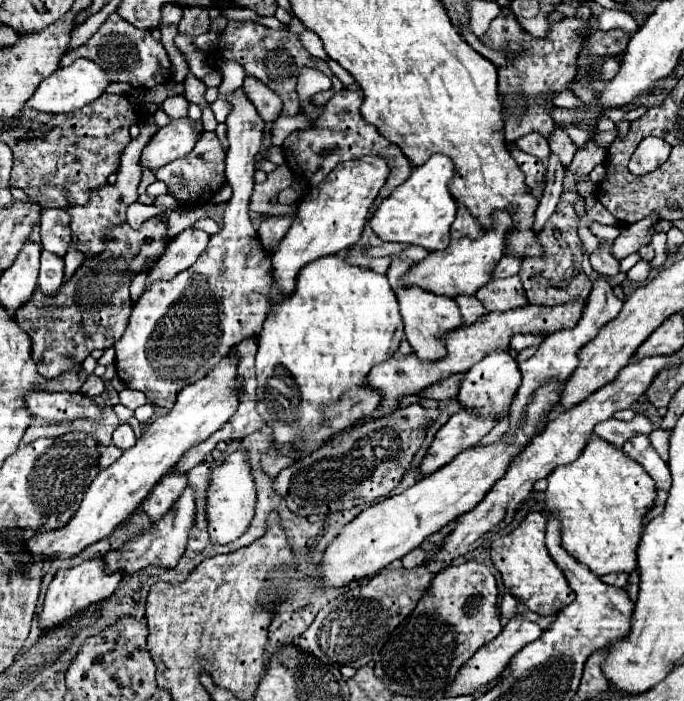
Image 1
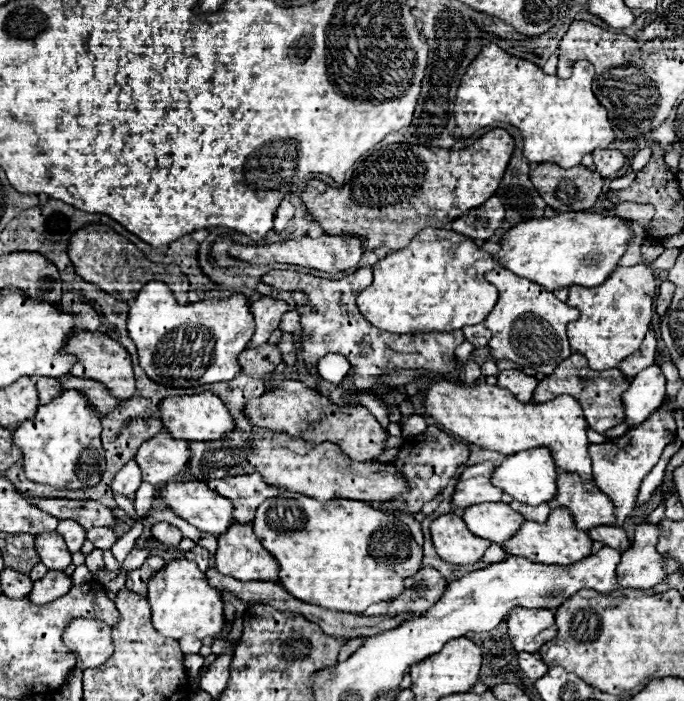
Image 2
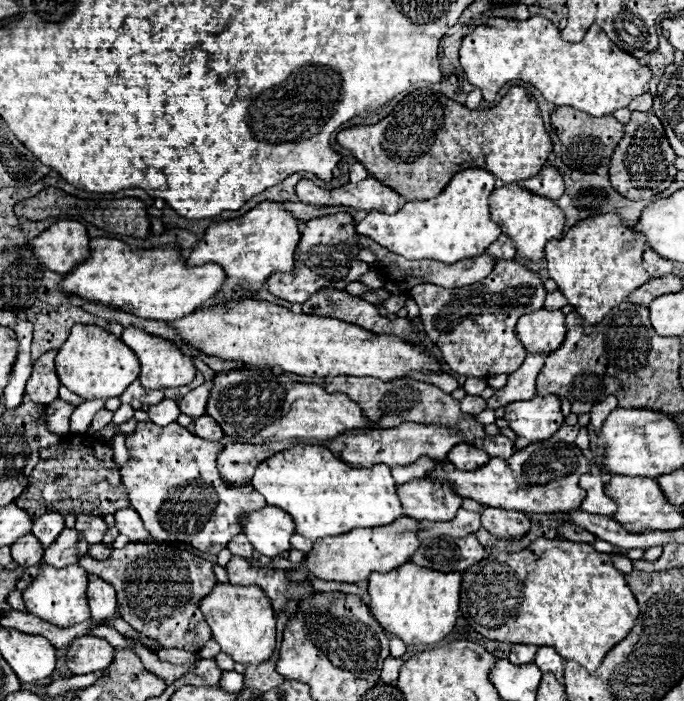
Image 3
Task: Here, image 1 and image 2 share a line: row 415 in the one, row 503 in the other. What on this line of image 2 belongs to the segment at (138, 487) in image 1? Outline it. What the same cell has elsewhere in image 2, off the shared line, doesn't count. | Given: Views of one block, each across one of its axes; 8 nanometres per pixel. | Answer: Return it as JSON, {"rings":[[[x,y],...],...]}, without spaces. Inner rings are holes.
{"rings":[[[170,482],[160,498],[172,512],[204,534],[226,534],[232,526],[234,504],[214,494],[204,482]]]}

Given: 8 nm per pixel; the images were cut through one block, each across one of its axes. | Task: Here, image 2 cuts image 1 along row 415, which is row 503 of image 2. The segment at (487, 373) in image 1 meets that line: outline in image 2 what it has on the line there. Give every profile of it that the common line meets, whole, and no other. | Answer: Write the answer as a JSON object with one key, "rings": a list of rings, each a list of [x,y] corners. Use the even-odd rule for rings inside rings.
{"rings":[[[484,502],[464,508],[462,514],[470,532],[496,544],[510,540],[522,526],[522,514],[516,514],[506,502]]]}

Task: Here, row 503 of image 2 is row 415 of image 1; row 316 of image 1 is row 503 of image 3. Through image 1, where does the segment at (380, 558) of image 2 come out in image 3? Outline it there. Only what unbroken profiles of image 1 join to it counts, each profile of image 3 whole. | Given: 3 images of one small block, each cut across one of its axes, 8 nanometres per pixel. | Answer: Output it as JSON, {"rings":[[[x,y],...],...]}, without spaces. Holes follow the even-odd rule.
{"rings":[[[298,444],[294,448],[282,450],[272,458],[264,460],[252,478],[252,486],[266,498],[268,506],[278,506],[288,512],[294,520],[296,534],[302,534],[310,540],[326,538],[326,536],[340,536],[350,532],[352,528],[376,528],[394,522],[396,518],[406,516],[398,494],[394,478],[390,476],[388,466],[372,466],[372,468],[354,468],[342,462],[336,454],[332,454],[324,446],[312,444]]]}

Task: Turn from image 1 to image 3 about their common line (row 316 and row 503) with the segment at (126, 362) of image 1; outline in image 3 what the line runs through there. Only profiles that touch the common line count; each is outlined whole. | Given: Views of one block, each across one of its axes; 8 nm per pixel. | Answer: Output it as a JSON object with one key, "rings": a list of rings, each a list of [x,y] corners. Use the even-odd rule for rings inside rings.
{"rings":[[[138,422],[136,430],[126,436],[126,448],[130,458],[120,468],[120,478],[128,492],[130,506],[140,514],[144,528],[156,542],[184,542],[206,554],[218,554],[226,548],[230,538],[242,532],[240,518],[246,512],[266,506],[266,500],[252,486],[234,488],[228,482],[220,480],[216,468],[216,456],[224,448],[220,442],[202,442],[202,438],[194,438],[194,434],[178,426],[176,422],[174,426],[166,428],[154,426],[152,422]]]}

